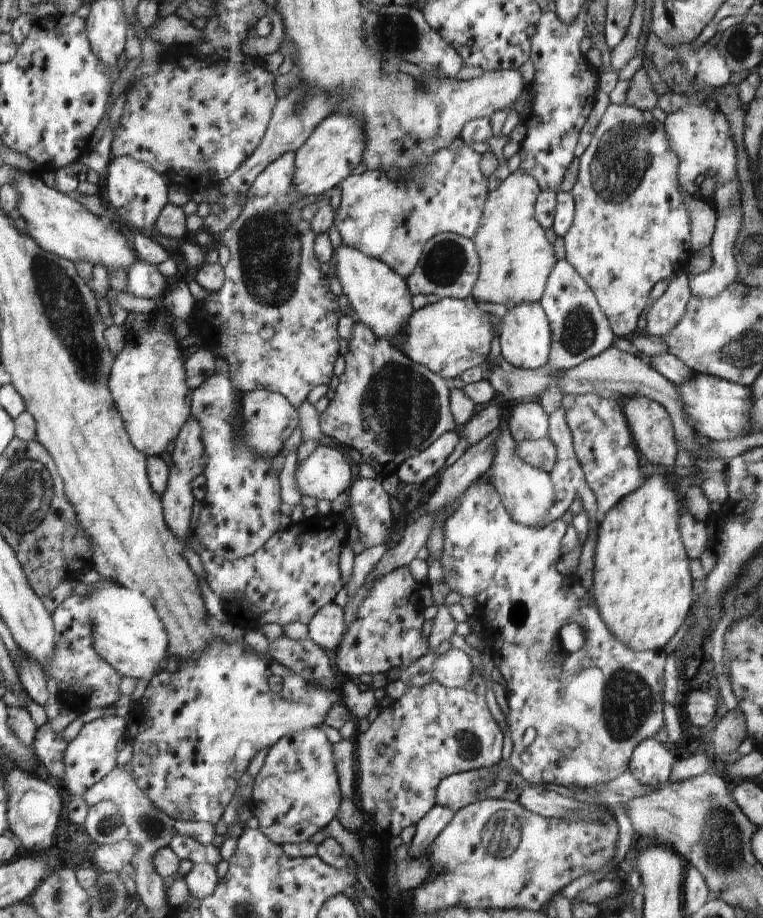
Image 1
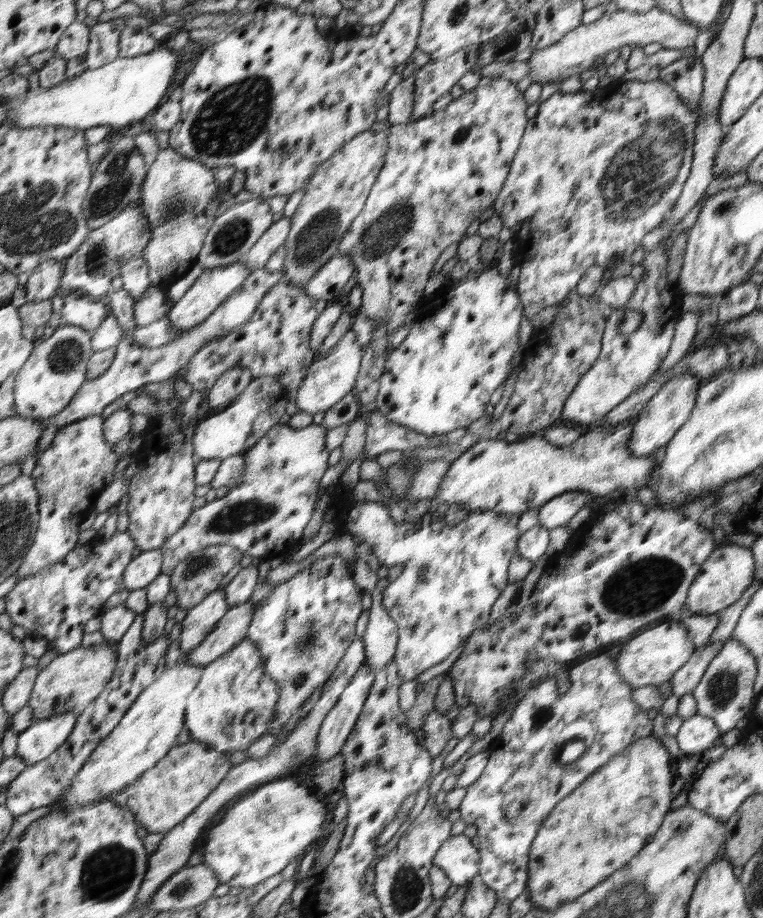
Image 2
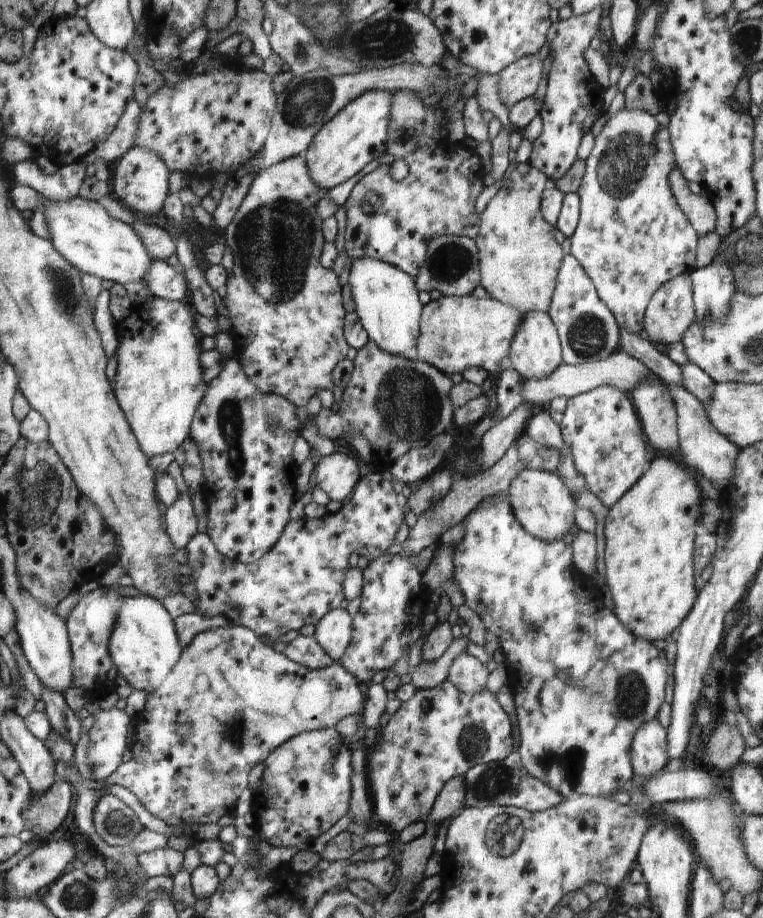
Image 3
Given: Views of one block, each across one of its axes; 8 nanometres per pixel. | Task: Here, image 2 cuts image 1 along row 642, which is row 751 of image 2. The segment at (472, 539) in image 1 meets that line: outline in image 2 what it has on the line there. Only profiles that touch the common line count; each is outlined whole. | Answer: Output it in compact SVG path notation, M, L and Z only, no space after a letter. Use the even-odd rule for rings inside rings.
M607 654L590 658L590 660L586 660L586 662L582 662L582 664L578 664L578 666L570 666L568 678L570 680L570 688L568 688L566 692L560 692L560 690L558 690L557 680L544 679L542 682L538 683L536 688L532 688L526 696L516 704L516 707L512 710L510 720L506 722L503 732L497 740L497 745L495 744L495 749L493 746L490 750L491 753L488 757L487 765L484 767L482 774L478 777L476 782L470 784L470 786L466 788L465 798L458 806L458 810L461 812L461 819L467 825L475 824L477 828L477 836L479 838L479 845L477 847L479 848L479 852L482 854L482 862L479 866L477 879L485 885L488 885L488 888L495 889L500 902L504 902L505 900L512 902L514 899L522 895L527 888L528 863L530 862L531 844L534 842L540 826L542 826L544 820L546 820L547 816L553 811L552 808L554 808L554 806L556 806L556 804L558 804L566 794L570 794L574 788L578 788L578 786L580 786L580 784L590 776L590 774L594 774L594 772L599 770L600 766L604 766L604 764L606 764L606 760L611 760L613 756L620 754L625 750L625 748L631 746L633 742L650 737L653 732L653 722L649 721L646 712L643 712L641 708L635 704L633 697L634 690L630 688L624 680L620 680L620 674L618 674L618 670L616 670L615 661L611 660ZM511 799L517 799L523 802L523 812L508 821L507 807L510 804Z

